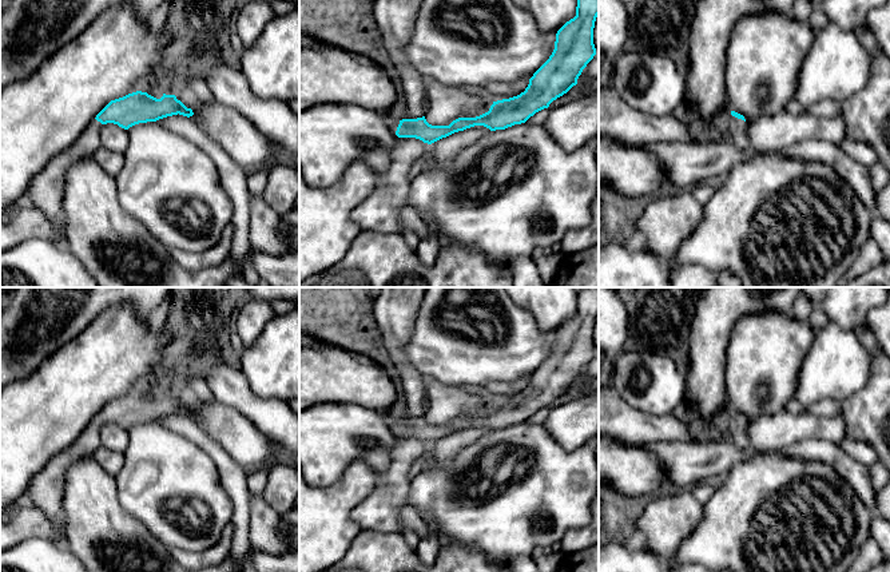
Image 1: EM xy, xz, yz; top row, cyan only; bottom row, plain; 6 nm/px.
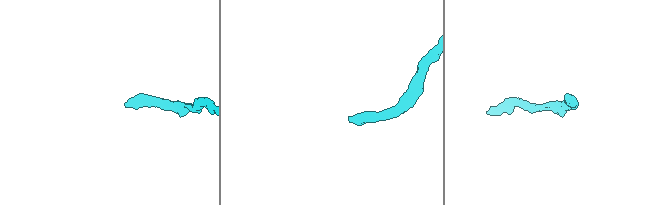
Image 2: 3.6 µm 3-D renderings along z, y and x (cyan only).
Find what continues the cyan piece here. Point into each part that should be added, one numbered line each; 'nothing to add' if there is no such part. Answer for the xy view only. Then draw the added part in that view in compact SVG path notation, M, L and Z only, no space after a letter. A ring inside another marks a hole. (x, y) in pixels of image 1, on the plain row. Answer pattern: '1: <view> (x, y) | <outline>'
1: xy (47, 487) | M94 418L71 446L52 457L35 474L27 488L32 497L32 507L39 508L51 520L64 520L63 493L65 470L75 461L94 456L95 450L100 446L100 426L102 422Z

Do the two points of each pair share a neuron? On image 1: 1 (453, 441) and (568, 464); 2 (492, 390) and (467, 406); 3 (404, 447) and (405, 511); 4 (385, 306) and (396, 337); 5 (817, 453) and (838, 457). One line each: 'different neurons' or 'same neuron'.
1: different neurons
2: different neurons
3: different neurons
4: same neuron
5: same neuron

